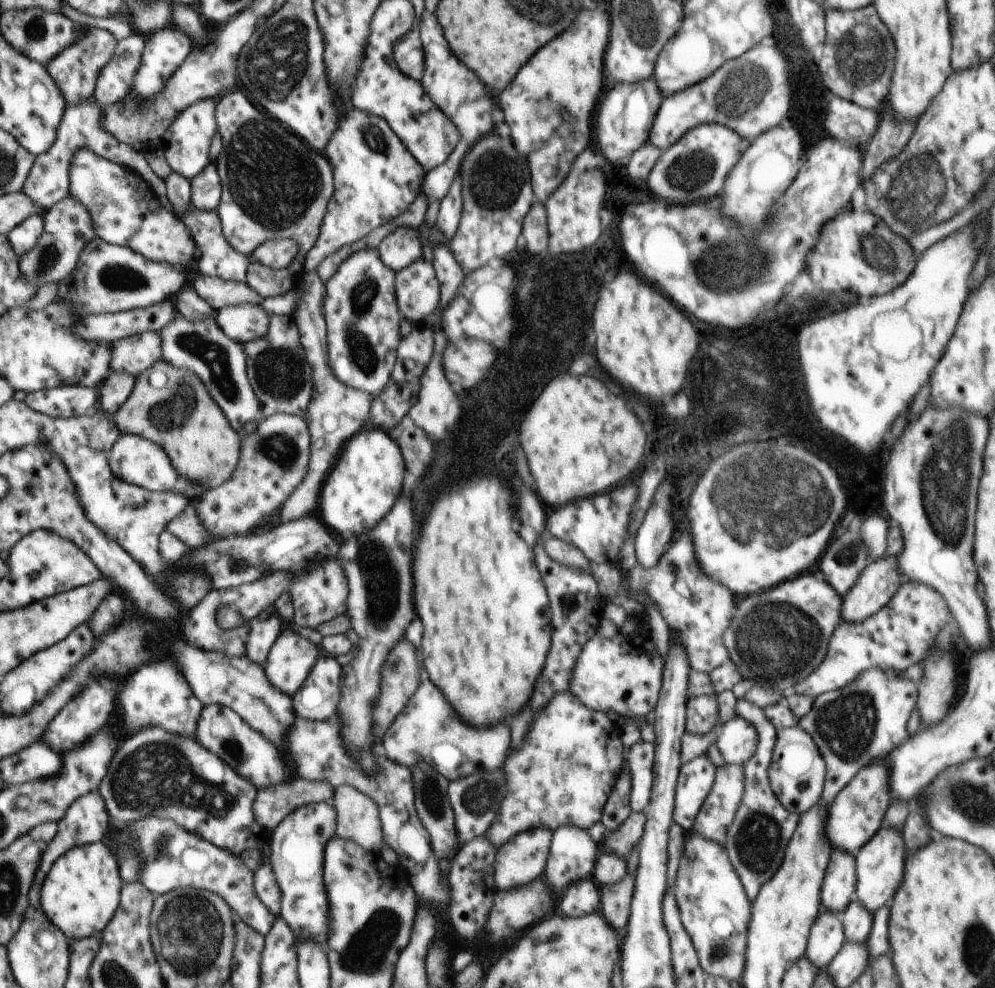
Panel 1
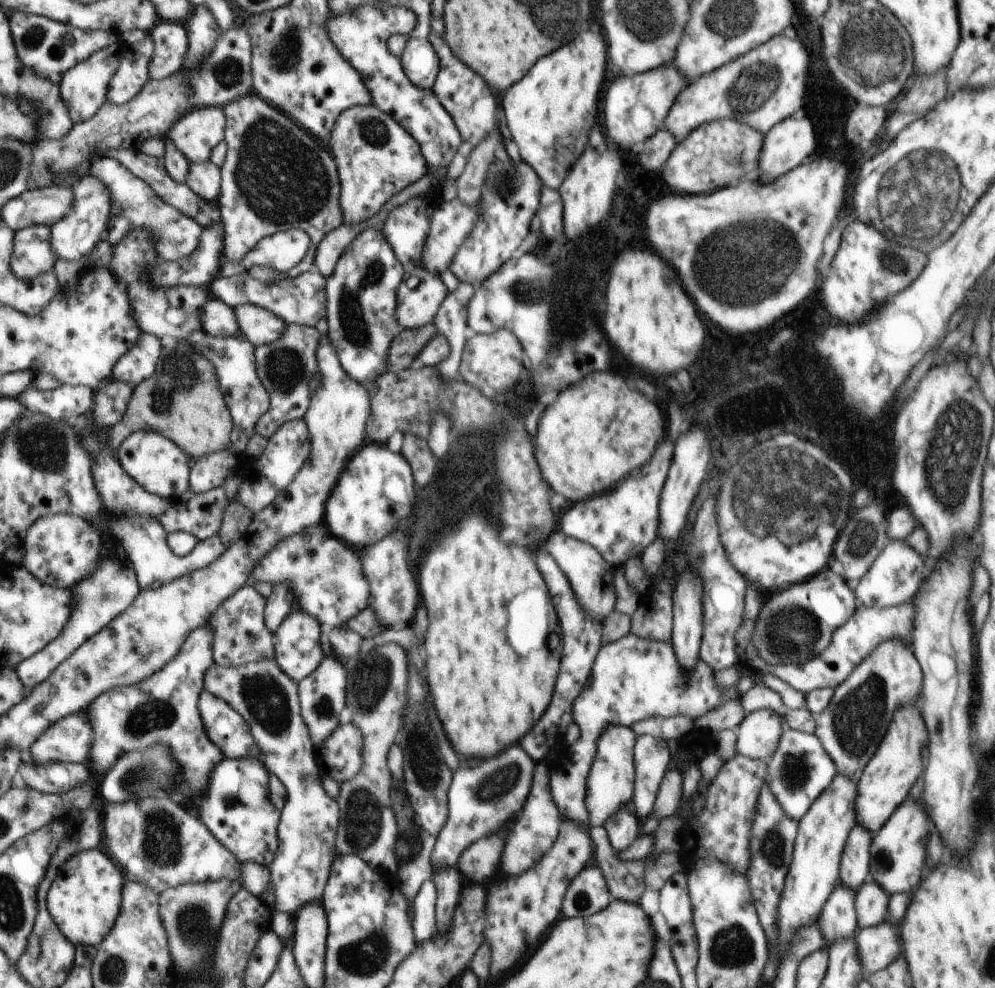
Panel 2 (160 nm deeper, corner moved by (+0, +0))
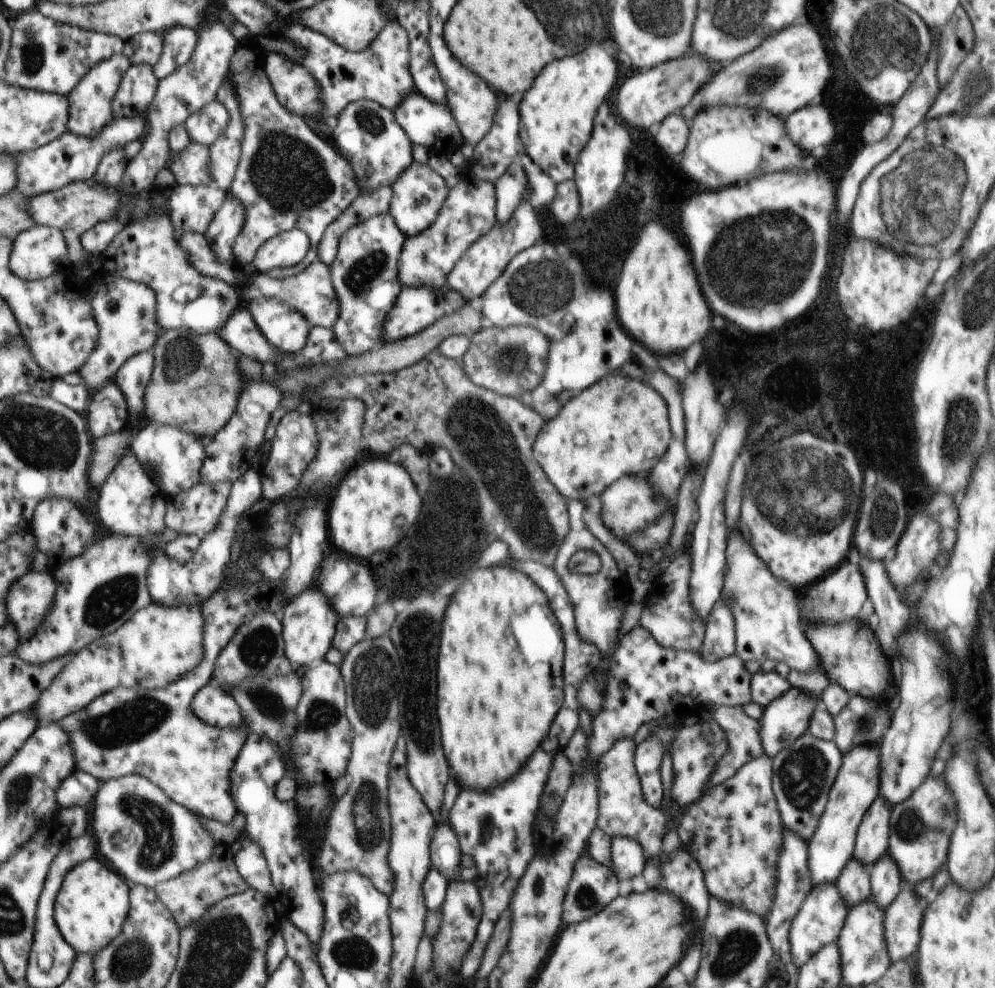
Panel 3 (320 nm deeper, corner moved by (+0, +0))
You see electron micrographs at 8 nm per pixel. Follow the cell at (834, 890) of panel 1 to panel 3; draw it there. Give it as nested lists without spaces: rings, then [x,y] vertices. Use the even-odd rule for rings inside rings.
[[[876,797],[858,827],[853,856],[872,866],[889,849],[891,804]]]

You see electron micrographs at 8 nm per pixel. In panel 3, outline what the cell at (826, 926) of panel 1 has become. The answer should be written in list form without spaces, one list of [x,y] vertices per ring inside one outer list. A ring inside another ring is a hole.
[[[852,856],[839,874],[836,884],[843,901],[846,901],[847,910],[871,896],[870,868]]]

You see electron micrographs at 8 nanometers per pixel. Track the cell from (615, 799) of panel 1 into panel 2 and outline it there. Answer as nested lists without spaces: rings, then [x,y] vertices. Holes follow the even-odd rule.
[[[628,808],[618,810],[616,814],[612,814],[602,827],[608,834],[610,846],[616,851],[621,852],[630,846],[634,840],[640,835],[638,828],[638,820]]]

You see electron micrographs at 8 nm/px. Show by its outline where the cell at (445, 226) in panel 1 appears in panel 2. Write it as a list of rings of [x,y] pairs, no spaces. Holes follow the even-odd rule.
[[[496,129],[468,156],[464,171],[456,178],[456,190],[458,190],[456,198],[462,200],[466,206],[474,206],[480,199],[488,166],[492,166],[497,155],[505,153],[503,147],[502,134]]]

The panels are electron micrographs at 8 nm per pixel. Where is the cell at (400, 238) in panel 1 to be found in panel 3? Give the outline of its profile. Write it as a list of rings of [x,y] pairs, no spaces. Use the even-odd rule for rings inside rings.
[[[413,163],[403,170],[391,184],[393,192],[389,213],[394,217],[398,228],[408,237],[420,234],[436,220],[449,193],[449,186],[428,163]]]

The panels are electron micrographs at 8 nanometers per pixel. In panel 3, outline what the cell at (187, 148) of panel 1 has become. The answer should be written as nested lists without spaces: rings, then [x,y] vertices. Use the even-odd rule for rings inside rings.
[[[216,98],[194,111],[184,125],[189,140],[210,146],[226,130],[230,115],[227,108]]]

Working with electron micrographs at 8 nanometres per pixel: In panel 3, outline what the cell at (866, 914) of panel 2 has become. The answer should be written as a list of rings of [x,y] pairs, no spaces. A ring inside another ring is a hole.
[[[888,852],[872,864],[870,870],[871,896],[875,903],[886,910],[901,891],[901,872]]]

